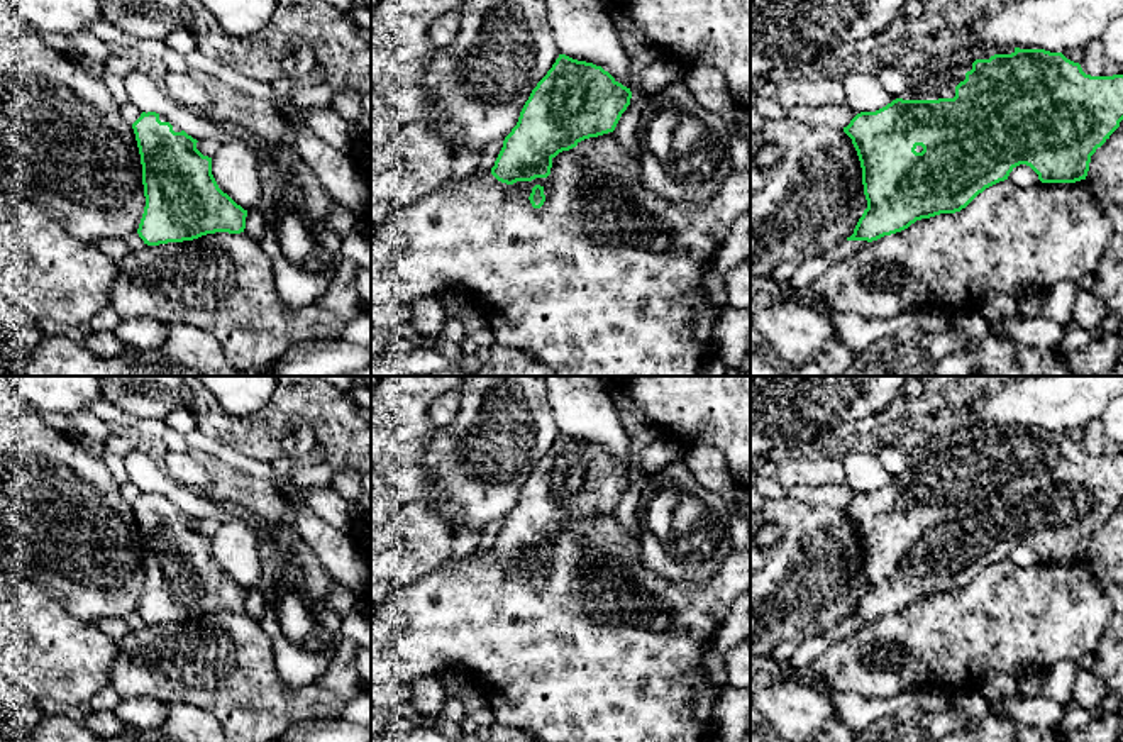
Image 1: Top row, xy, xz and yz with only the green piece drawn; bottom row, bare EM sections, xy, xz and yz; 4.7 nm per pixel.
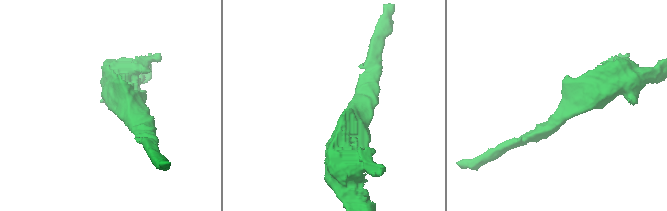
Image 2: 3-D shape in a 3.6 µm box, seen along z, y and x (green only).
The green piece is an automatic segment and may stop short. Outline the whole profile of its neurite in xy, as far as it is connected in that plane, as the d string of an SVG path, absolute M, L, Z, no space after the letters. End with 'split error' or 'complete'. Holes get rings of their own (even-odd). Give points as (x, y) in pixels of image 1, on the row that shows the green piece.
M142 112L132 129L146 197L137 229L144 244L244 232L247 210L219 188L212 158L196 149L196 139L156 112Z | split error

